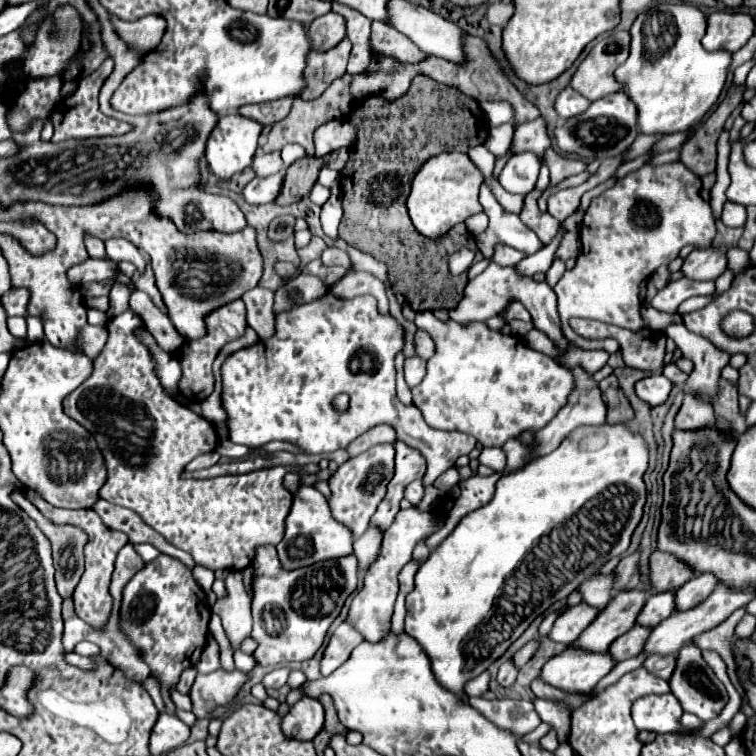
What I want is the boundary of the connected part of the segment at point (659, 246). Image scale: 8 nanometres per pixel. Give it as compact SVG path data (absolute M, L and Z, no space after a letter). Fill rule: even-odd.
M671 161L665 165L645 165L637 171L627 173L619 179L611 189L595 197L585 211L583 227L581 227L581 255L577 265L571 271L565 271L559 283L553 287L557 293L557 309L563 323L563 333L569 343L579 349L605 349L613 353L611 341L601 339L585 339L569 327L571 317L595 319L603 323L611 323L617 327L625 327L631 331L639 331L645 327L639 315L639 283L653 275L653 271L661 265L669 265L685 245L693 245L699 249L707 249L713 245L715 237L715 221L711 205L701 197L701 179L689 171L681 161Z

